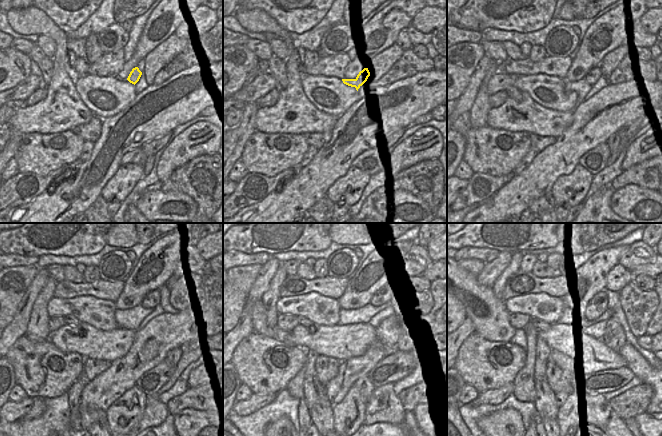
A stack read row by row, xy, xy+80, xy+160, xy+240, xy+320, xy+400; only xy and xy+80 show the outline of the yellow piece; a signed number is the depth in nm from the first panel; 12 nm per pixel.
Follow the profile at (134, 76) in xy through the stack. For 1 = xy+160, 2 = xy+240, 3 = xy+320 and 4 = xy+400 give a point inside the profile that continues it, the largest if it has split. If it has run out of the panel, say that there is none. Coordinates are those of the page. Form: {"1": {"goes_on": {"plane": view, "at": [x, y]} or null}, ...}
{"1": {"goes_on": {"plane": "xy+160", "at": [582, 87]}}, "2": {"goes_on": {"plane": "xy+240", "at": [131, 319]}}, "3": {"goes_on": {"plane": "xy+320", "at": [378, 301]}}, "4": {"goes_on": {"plane": "xy+400", "at": [598, 311]}}}

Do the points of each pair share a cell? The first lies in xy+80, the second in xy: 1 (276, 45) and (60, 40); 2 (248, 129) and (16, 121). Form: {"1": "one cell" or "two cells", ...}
{"1": "two cells", "2": "two cells"}

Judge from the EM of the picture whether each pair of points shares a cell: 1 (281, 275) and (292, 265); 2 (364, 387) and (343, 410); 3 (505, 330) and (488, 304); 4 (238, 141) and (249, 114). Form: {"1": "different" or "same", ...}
{"1": "different", "2": "same", "3": "same", "4": "same"}

